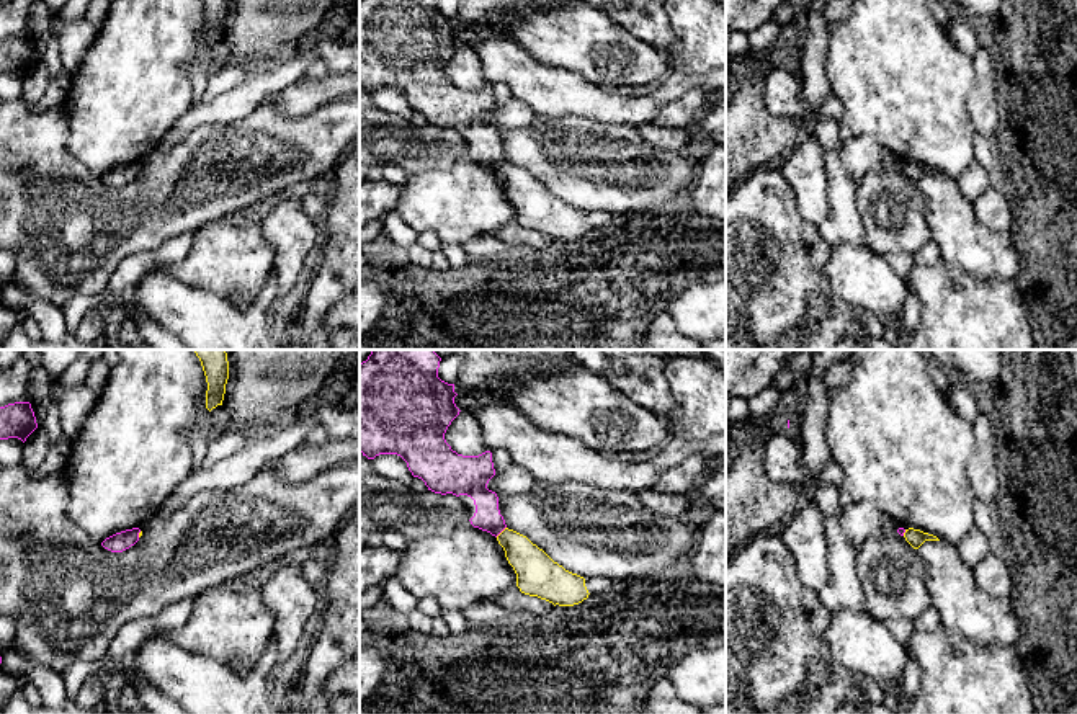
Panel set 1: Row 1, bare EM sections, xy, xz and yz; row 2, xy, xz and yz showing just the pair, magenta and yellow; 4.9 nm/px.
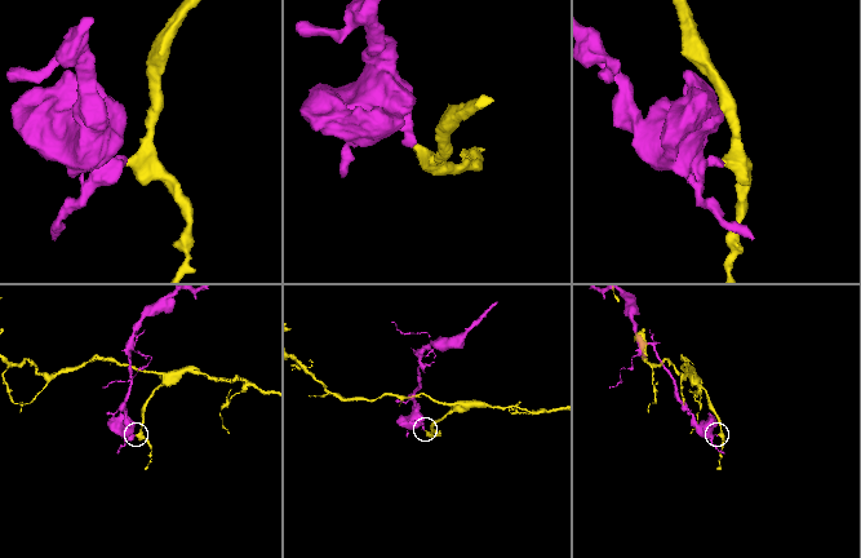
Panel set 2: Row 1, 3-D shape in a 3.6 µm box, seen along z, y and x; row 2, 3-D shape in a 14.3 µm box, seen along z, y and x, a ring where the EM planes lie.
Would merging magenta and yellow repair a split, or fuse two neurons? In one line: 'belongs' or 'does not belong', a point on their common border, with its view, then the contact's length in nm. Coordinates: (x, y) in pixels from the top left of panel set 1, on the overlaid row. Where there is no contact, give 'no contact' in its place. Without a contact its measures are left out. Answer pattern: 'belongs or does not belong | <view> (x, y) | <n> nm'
does not belong | xz (500, 531) | 80 nm

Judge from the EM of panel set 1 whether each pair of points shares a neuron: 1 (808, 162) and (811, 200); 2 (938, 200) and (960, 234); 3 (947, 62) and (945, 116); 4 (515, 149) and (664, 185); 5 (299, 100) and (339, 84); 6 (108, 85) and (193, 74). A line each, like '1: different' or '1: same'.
1: same
2: same
3: same
4: same
5: same
6: different

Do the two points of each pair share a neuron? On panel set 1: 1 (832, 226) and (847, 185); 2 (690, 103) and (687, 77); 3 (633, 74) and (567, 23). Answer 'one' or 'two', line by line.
1: one
2: two
3: one

